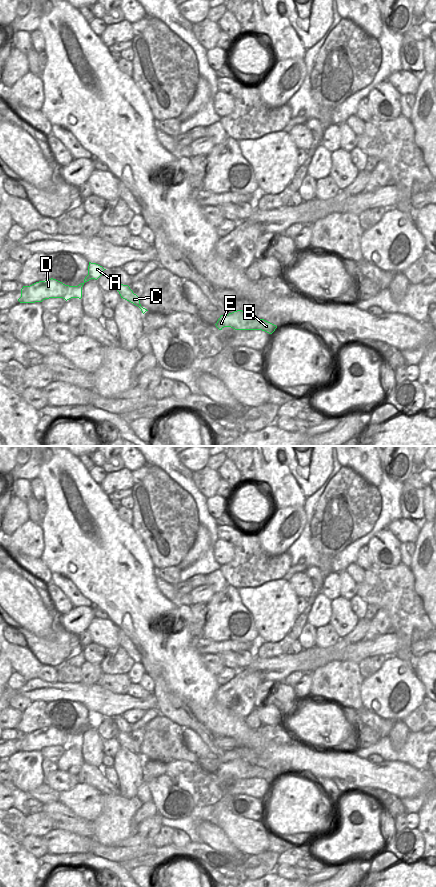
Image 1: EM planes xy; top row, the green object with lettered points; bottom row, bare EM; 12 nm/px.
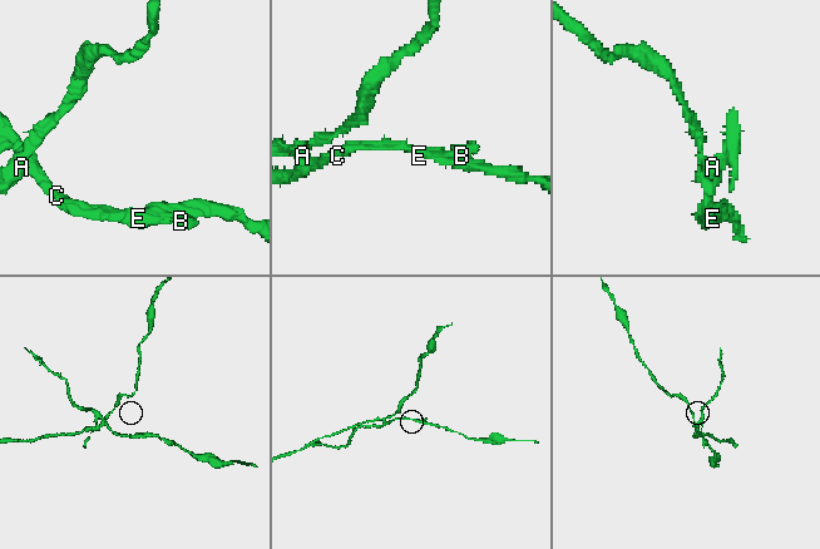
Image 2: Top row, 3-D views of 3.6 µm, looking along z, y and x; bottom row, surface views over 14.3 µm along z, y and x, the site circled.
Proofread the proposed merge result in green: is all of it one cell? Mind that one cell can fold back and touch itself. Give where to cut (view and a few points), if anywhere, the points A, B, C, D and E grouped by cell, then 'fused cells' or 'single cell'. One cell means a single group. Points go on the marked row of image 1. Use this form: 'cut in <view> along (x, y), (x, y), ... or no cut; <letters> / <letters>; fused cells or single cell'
cut in xy along (89, 264), (89, 273), (96, 279); A B C E / D; fused cells

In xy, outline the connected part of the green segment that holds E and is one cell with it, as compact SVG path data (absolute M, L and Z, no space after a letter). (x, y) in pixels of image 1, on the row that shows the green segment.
M237 310L228 315L221 315L215 324L219 330L224 327L231 327L235 330L262 330L272 334L277 328L276 325L245 313L242 310Z

